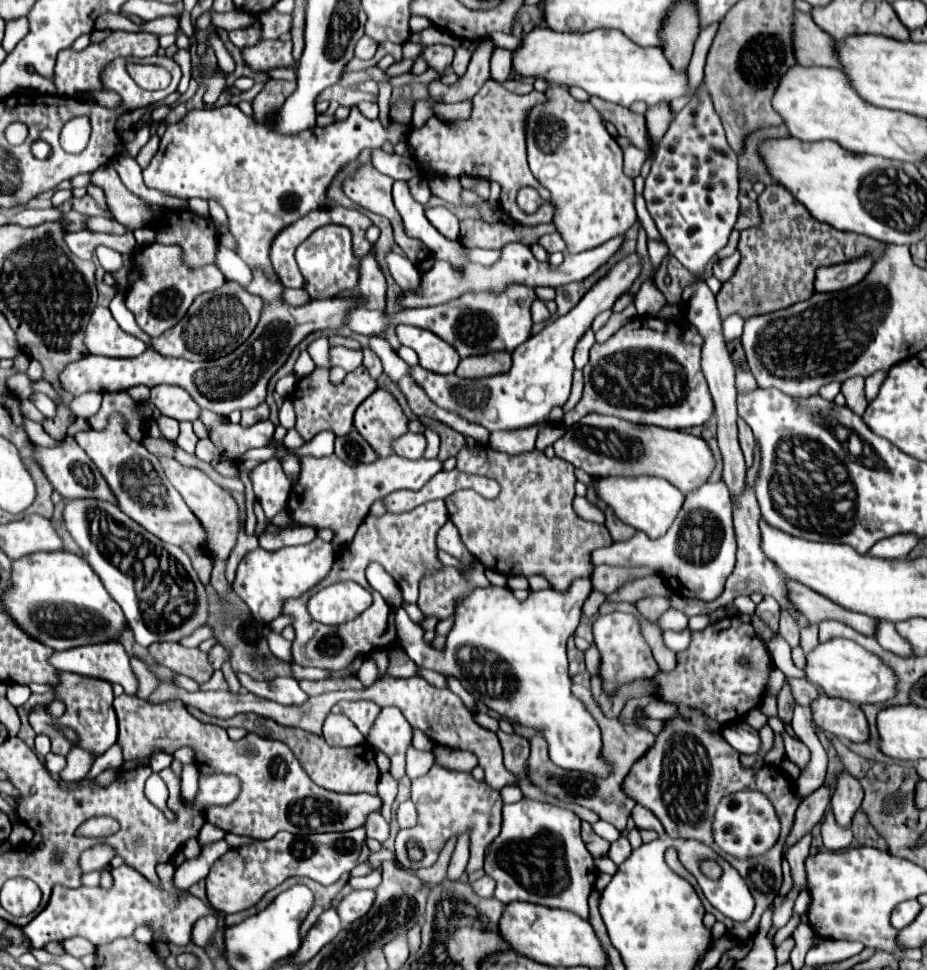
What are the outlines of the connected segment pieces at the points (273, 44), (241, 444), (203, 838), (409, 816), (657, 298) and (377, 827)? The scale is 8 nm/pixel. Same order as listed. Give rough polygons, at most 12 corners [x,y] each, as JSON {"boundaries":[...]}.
{"boundaries":[[[261,40],[241,48],[255,72],[297,68],[291,40]],[[201,412],[211,442],[221,456],[239,460],[249,448],[267,446],[271,420],[251,428],[221,424],[217,414]],[[205,824],[199,832],[199,842],[209,844],[225,836],[213,824]],[[411,800],[397,808],[399,828],[411,828],[417,822],[417,810]],[[653,276],[643,280],[635,308],[641,316],[655,316],[665,306]],[[379,812],[367,816],[365,830],[369,838],[385,842],[389,824]]]}

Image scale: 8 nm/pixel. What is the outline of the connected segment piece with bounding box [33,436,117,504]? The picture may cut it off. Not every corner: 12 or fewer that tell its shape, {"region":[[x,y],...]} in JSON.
{"region":[[73,436],[33,446],[35,462],[65,498],[115,502]]}

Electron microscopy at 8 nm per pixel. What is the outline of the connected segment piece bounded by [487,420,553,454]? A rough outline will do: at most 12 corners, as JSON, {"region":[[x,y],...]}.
{"region":[[549,420],[527,430],[491,432],[489,446],[507,454],[535,450]]}

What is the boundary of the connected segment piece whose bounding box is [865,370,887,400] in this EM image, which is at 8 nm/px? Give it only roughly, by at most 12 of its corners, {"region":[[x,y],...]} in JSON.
{"region":[[879,370],[879,374],[871,374],[865,380],[867,400],[873,400],[879,394],[887,372]]}

